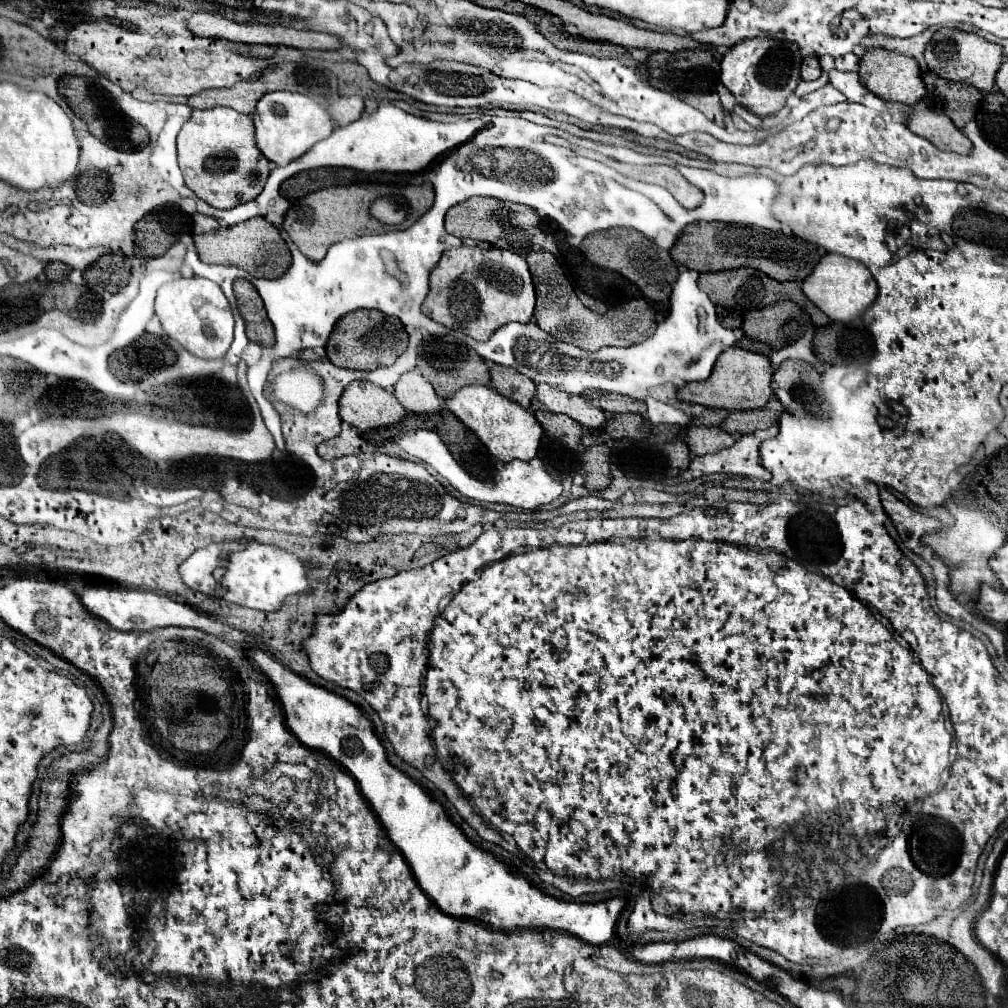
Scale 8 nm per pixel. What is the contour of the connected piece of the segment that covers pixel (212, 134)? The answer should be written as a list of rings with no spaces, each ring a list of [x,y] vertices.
[[[232,108],[194,110],[178,134],[178,164],[186,186],[214,208],[228,210],[256,198],[270,174],[270,162],[254,144],[252,118]]]

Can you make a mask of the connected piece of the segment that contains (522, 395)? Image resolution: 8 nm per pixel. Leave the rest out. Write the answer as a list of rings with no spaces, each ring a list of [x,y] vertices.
[[[492,364],[490,376],[492,376],[494,388],[502,396],[520,404],[522,408],[530,408],[530,402],[536,394],[536,384],[530,378],[526,378],[518,370],[512,370],[512,368],[506,368],[500,364]]]

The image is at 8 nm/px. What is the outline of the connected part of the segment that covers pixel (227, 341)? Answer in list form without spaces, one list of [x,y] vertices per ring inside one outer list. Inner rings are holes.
[[[178,278],[164,284],[156,296],[156,316],[170,338],[198,358],[224,358],[234,336],[234,316],[222,288],[208,278]]]

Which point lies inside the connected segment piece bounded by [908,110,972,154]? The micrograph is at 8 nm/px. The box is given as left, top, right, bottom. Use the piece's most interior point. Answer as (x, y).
(937, 128)

